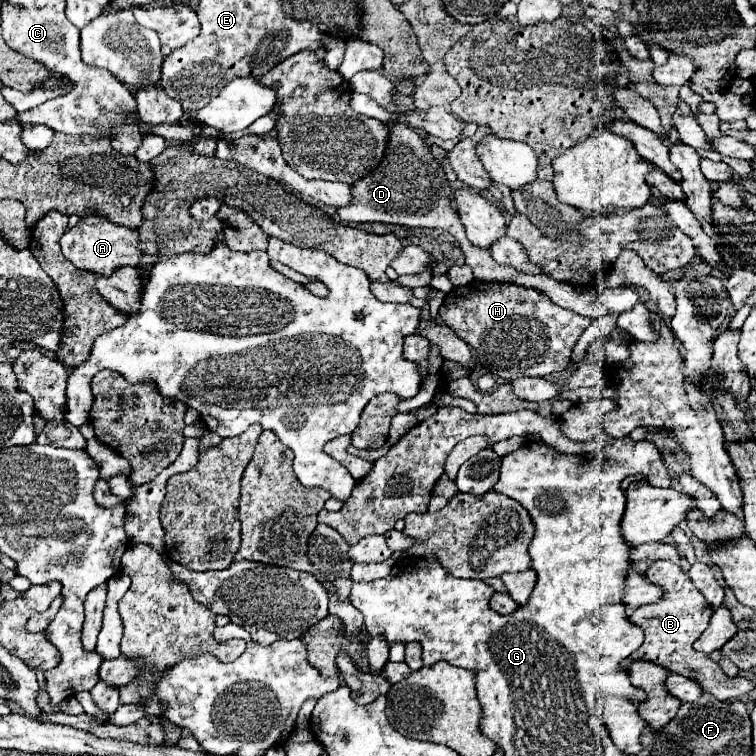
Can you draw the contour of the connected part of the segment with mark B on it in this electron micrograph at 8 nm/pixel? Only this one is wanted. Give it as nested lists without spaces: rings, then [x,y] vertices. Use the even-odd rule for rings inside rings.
[[[656,561],[648,569],[648,581],[662,585],[666,595],[662,597],[660,603],[638,607],[630,615],[630,621],[634,621],[636,625],[640,625],[644,629],[644,643],[622,665],[628,669],[632,659],[644,659],[644,661],[658,663],[672,673],[680,673],[688,679],[698,681],[704,691],[712,693],[720,701],[730,701],[730,699],[736,701],[742,695],[746,695],[748,691],[752,691],[754,681],[746,679],[744,675],[728,677],[716,661],[712,661],[708,655],[700,655],[698,651],[694,651],[692,643],[704,633],[706,623],[710,621],[710,615],[712,615],[712,607],[708,605],[704,595],[694,587],[694,583],[688,579],[688,575],[682,571],[682,567],[678,567],[670,561]]]

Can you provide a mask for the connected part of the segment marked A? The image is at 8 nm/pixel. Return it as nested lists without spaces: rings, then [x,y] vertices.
[[[98,215],[80,219],[78,225],[74,225],[70,231],[64,233],[60,247],[62,247],[64,257],[70,259],[74,267],[96,271],[104,277],[112,275],[122,265],[136,267],[142,259],[142,251],[138,249],[138,231],[132,231],[128,227],[120,227],[104,217],[98,217]]]

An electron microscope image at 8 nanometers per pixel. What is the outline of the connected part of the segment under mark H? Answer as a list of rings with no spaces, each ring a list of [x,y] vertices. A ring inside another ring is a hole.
[[[480,283],[452,289],[440,305],[440,319],[476,353],[476,361],[504,381],[516,377],[548,377],[564,371],[576,339],[592,319],[552,303],[536,289],[514,283]]]

